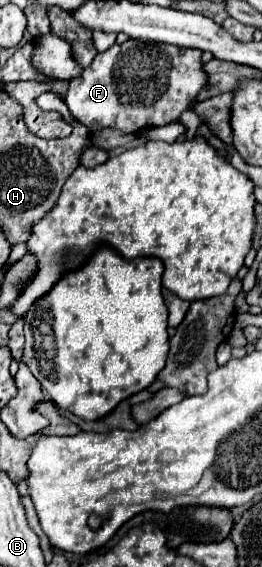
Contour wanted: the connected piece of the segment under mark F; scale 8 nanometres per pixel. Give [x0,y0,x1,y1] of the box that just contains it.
[66,39,204,133]

